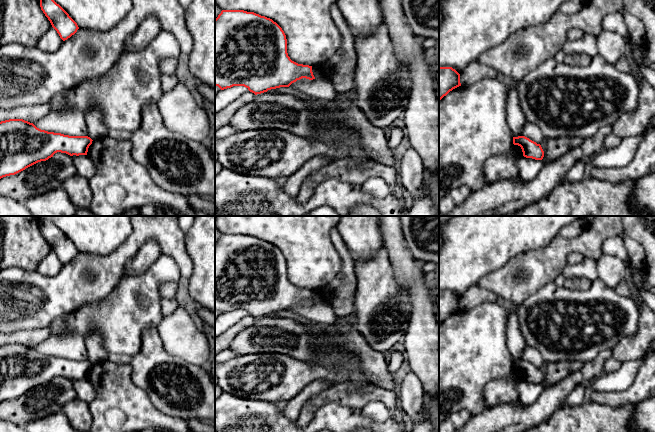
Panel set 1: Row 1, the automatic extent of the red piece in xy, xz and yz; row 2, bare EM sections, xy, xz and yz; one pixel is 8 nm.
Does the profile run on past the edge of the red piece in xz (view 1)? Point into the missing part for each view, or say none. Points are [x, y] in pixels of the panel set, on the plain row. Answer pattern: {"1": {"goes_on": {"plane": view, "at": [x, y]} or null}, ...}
{"1": {"goes_on": null}}

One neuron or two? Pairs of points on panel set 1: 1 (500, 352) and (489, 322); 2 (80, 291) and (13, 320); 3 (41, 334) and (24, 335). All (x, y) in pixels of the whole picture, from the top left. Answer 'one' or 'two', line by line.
1: one
2: one
3: one

